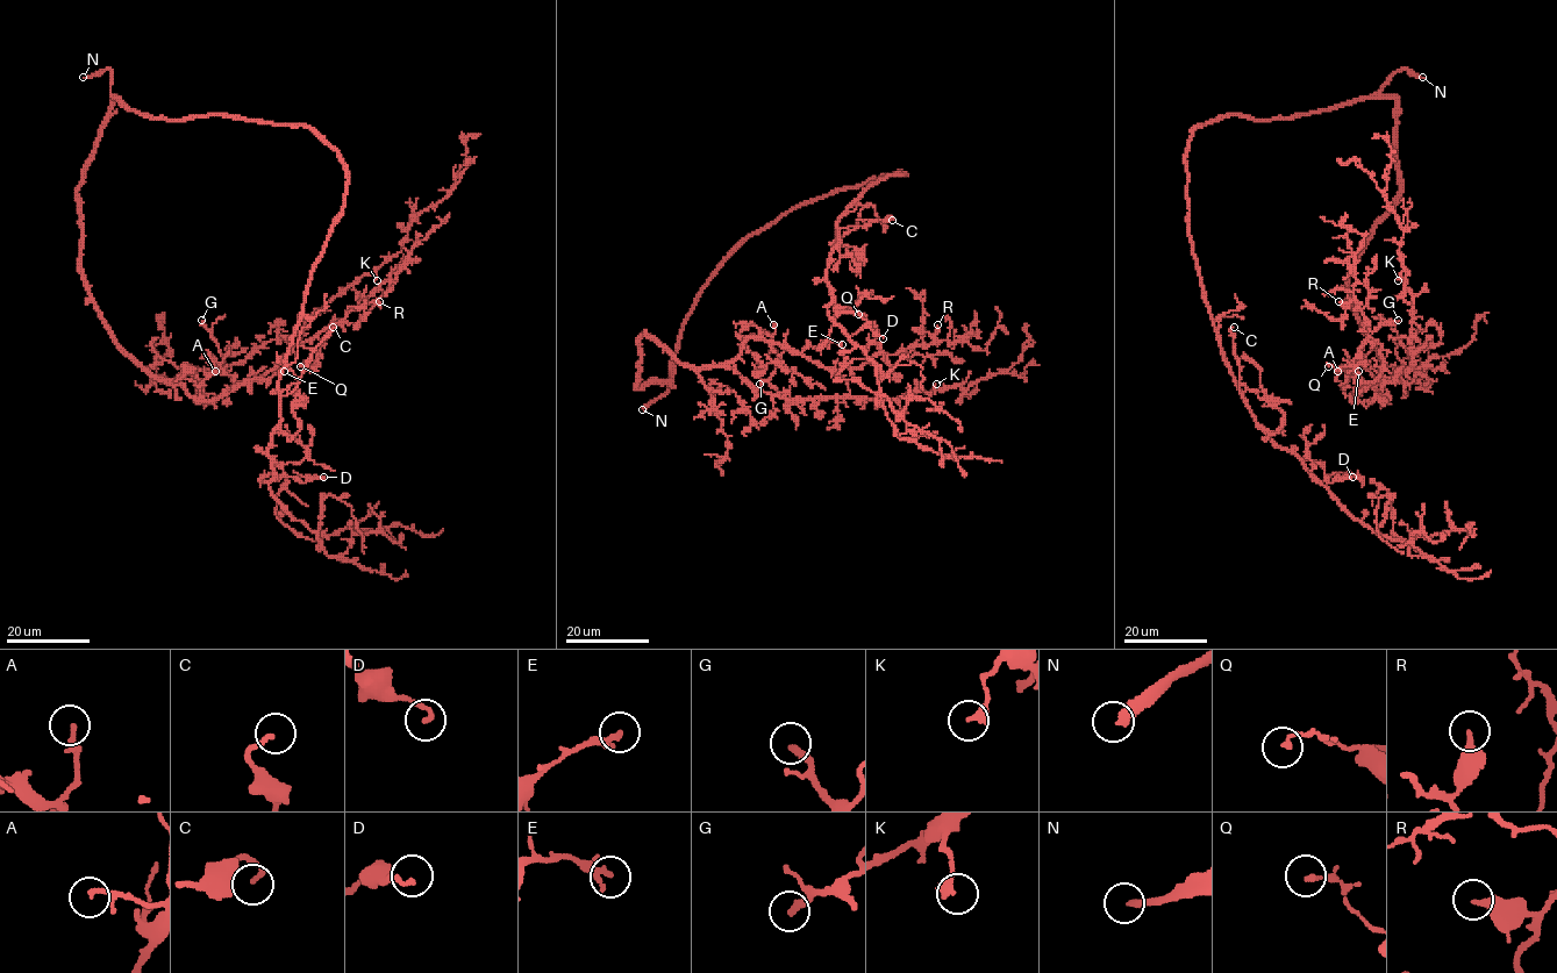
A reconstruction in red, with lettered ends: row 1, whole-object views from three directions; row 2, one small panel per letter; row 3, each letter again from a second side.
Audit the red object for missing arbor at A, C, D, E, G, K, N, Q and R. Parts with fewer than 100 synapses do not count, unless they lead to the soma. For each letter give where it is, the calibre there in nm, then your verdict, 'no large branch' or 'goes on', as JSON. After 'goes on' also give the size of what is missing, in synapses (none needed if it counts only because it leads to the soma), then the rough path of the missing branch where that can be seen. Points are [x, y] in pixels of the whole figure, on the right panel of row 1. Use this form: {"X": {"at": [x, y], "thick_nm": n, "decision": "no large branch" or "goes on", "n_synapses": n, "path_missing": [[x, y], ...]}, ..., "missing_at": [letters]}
{"A": {"at": [1337, 371], "thick_nm": 150, "decision": "no large branch"}, "C": {"at": [1234, 327], "thick_nm": 160, "decision": "no large branch"}, "D": {"at": [1352, 477], "thick_nm": 180, "decision": "no large branch"}, "E": {"at": [1358, 371], "thick_nm": 190, "decision": "no large branch"}, "G": {"at": [1398, 320], "thick_nm": 240, "decision": "goes on", "n_synapses": 190, "path_missing": [[1398, 320], [1429, 315], [1454, 333], [1464, 323], [1468, 309], [1458, 309], [1454, 301], [1450, 303]]}, "K": {"at": [1398, 280], "thick_nm": 320, "decision": "no large branch"}, "N": {"at": [1422, 77], "thick_nm": 280, "decision": "goes on", "path_missing": [[1422, 77], [1440, 108], [1455, 117]]}, "Q": {"at": [1328, 366], "thick_nm": 110, "decision": "no large branch"}, "R": {"at": [1338, 301], "thick_nm": 320, "decision": "no large branch"}, "missing_at": ["G", "N"]}

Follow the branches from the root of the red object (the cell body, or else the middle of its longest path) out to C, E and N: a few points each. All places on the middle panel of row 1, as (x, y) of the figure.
C: (709, 278), (747, 238), (790, 210), (901, 172), (869, 187), (838, 227), (892, 220)
E: (709, 278), (673, 379), (635, 385), (643, 335), (694, 366), (731, 362), (749, 338), (842, 344)
N: (709, 278), (684, 324), (676, 356), (670, 362), (670, 387), (642, 409)

